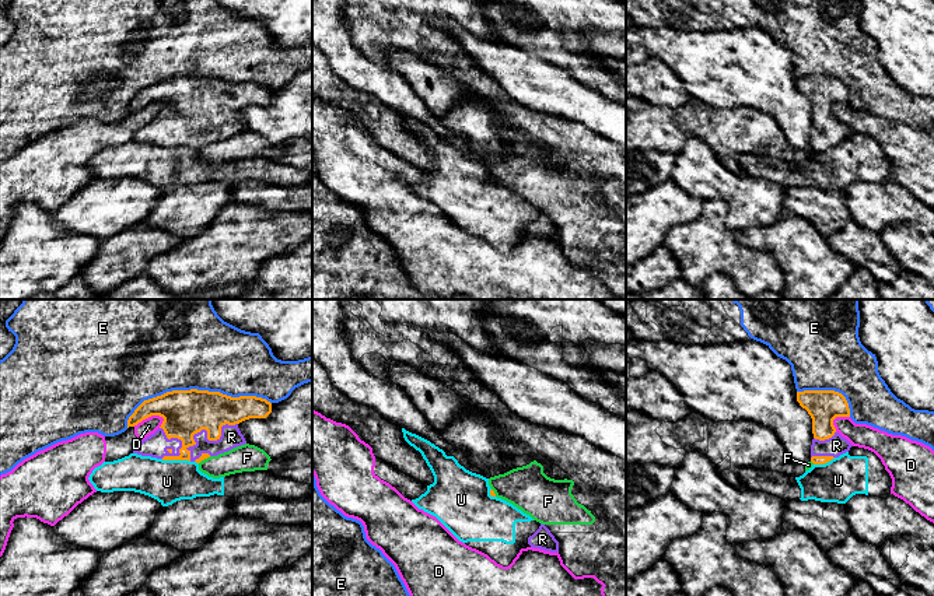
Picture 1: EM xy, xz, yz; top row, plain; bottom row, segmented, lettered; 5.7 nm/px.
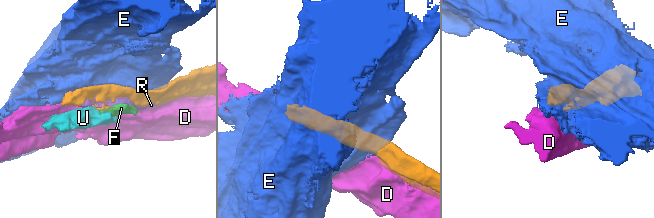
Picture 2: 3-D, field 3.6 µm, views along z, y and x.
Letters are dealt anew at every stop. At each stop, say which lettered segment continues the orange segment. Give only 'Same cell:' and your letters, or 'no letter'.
Same cell: R

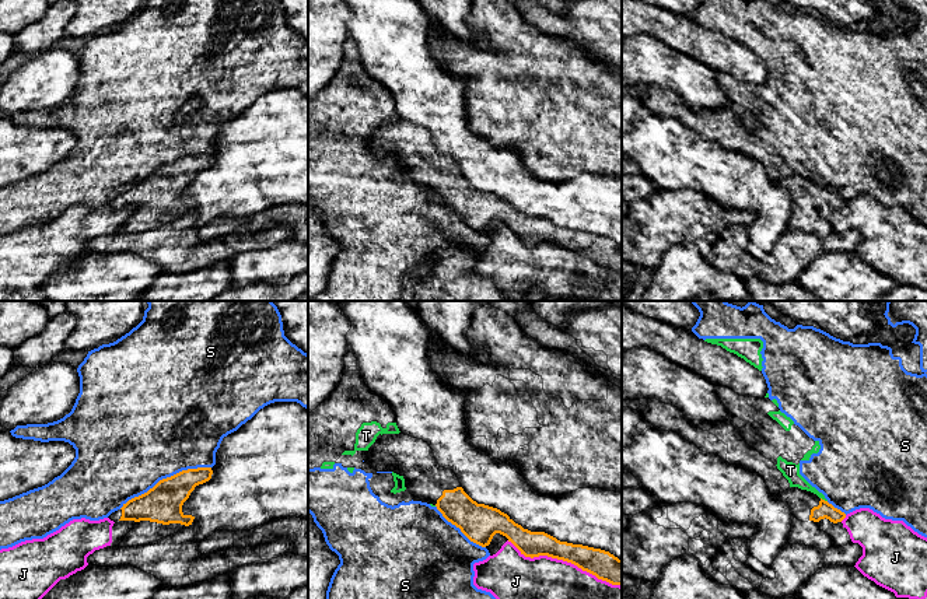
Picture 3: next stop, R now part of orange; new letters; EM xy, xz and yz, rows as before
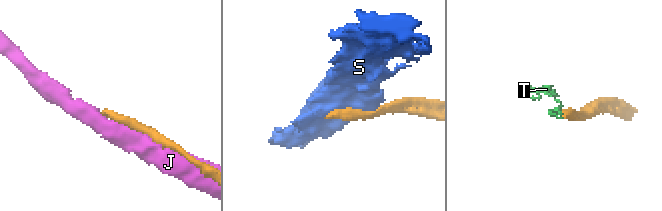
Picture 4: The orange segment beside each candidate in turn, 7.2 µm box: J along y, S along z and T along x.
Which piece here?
Same cell: no letter

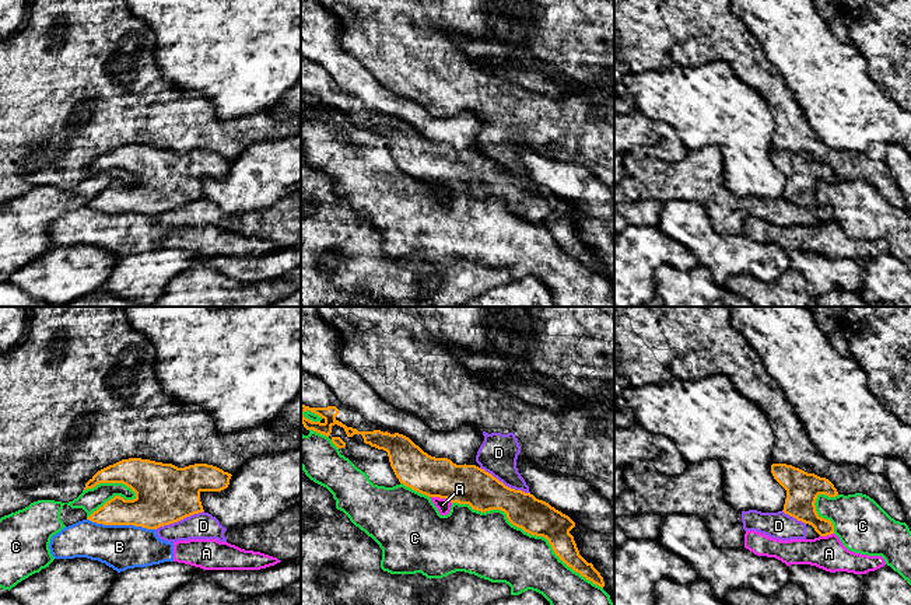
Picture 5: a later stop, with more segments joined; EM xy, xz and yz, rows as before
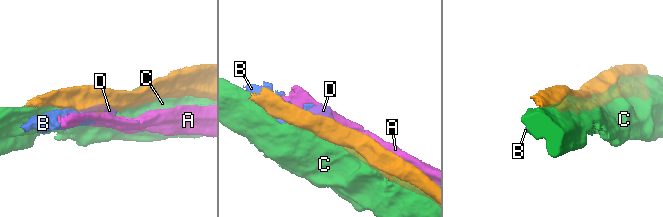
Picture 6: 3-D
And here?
Same cell: no letter

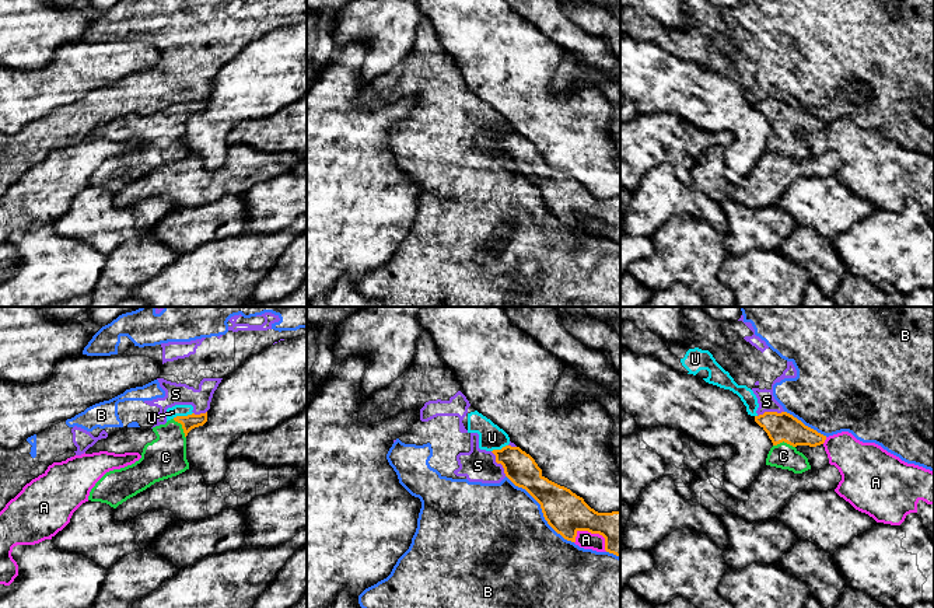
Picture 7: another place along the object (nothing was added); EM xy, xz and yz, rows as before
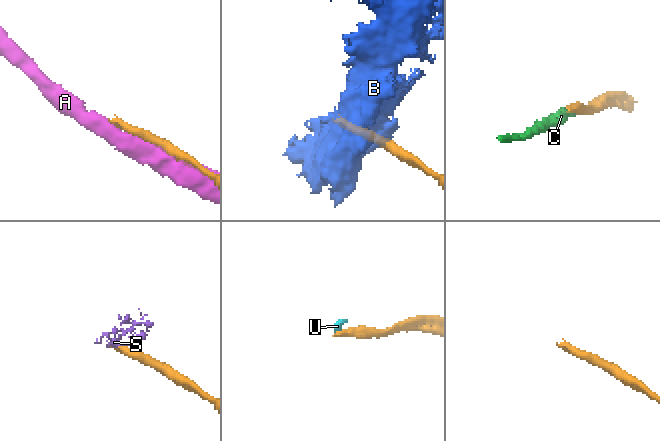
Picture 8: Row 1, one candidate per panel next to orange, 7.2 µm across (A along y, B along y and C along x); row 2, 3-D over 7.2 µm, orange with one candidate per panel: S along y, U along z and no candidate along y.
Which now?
Same cell: C

